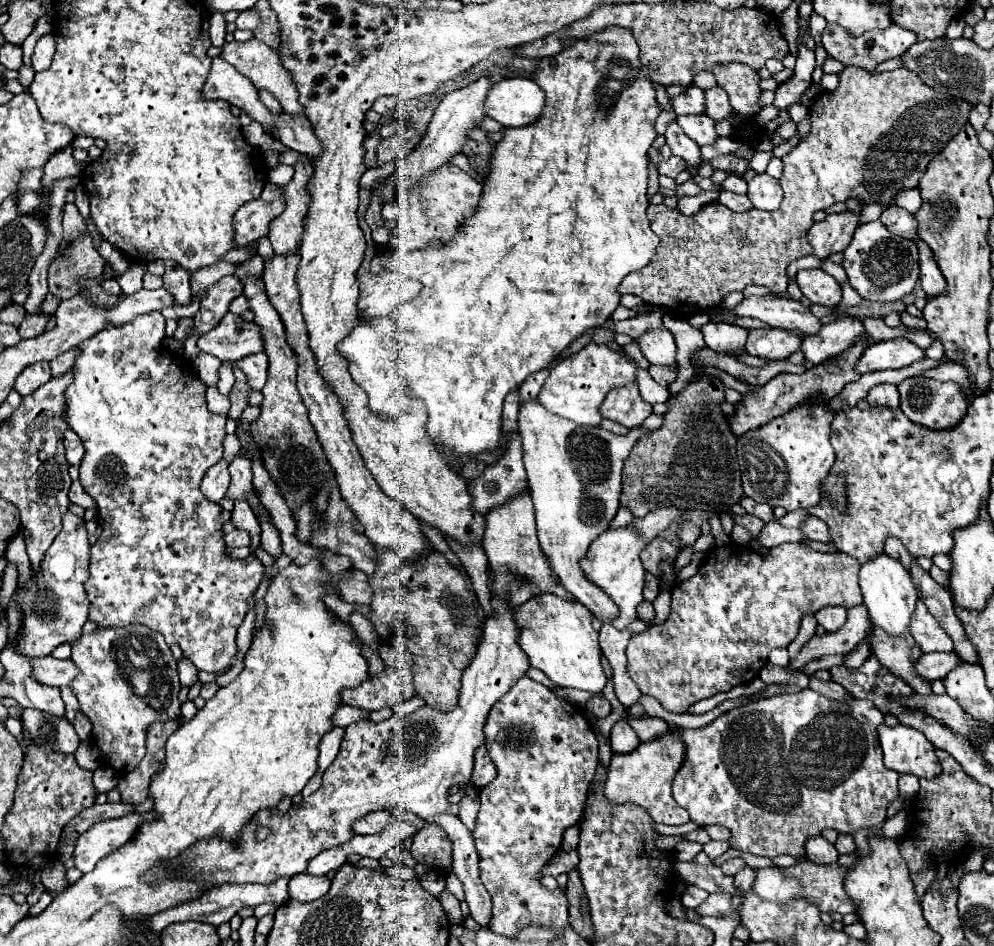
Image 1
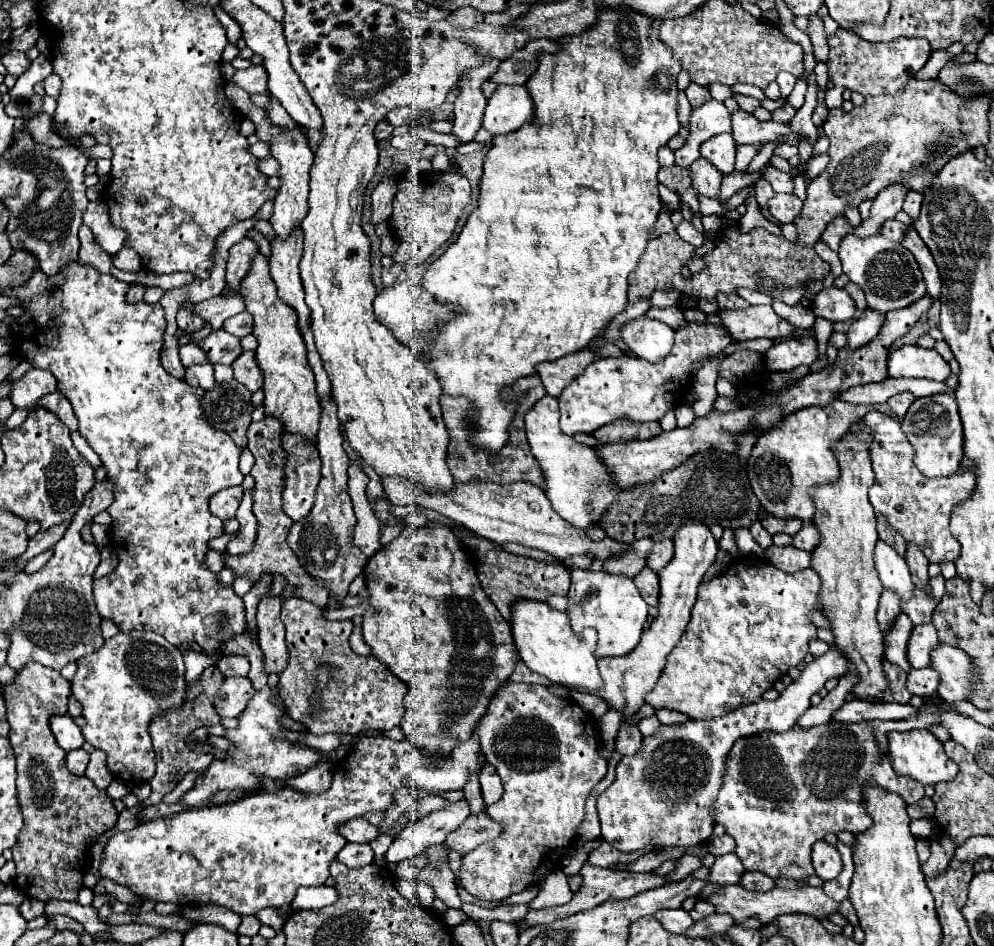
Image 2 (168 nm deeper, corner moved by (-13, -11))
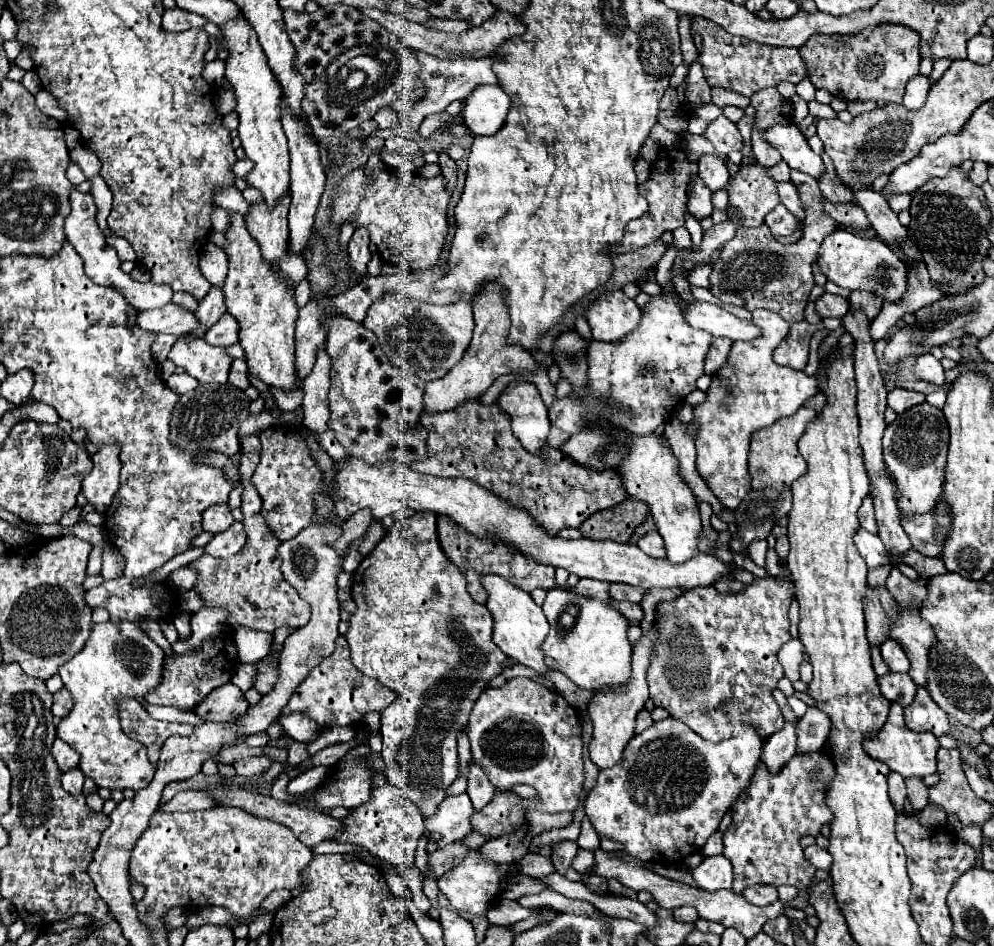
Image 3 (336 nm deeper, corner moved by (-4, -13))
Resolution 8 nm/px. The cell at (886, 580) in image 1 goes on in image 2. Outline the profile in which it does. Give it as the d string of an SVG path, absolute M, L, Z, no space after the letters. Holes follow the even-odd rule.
M878 539L876 543L874 563L884 587L894 589L900 595L900 601L906 601L912 597L914 583L910 579L910 571L906 567L904 557L898 555L888 543L882 543L882 539Z

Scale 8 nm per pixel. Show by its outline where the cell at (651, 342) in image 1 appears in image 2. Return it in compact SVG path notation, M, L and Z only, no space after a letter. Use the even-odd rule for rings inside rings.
M646 315L628 321L620 335L632 353L652 363L666 357L674 345L674 329Z

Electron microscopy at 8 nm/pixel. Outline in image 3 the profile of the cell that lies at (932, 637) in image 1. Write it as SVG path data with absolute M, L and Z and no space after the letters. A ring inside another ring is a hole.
M895 639L885 641L885 645L881 645L881 655L891 671L897 671L897 673L909 671L909 659L899 641L895 641Z

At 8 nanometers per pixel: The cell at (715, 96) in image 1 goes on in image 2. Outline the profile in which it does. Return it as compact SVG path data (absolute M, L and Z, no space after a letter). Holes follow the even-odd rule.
M738 109L732 113L732 137L736 143L752 143L752 145L764 145L764 143L788 143L798 145L802 141L802 135L792 131L788 123L776 123L776 121L758 121L752 113L746 113Z

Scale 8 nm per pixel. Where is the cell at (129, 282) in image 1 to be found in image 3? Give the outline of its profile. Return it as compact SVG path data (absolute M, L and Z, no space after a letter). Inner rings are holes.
M167 303L165 307L159 307L159 309L141 311L137 315L137 325L141 325L141 329L147 329L147 331L173 333L173 335L189 333L203 327L203 323L195 317L193 311L183 309L175 303Z

